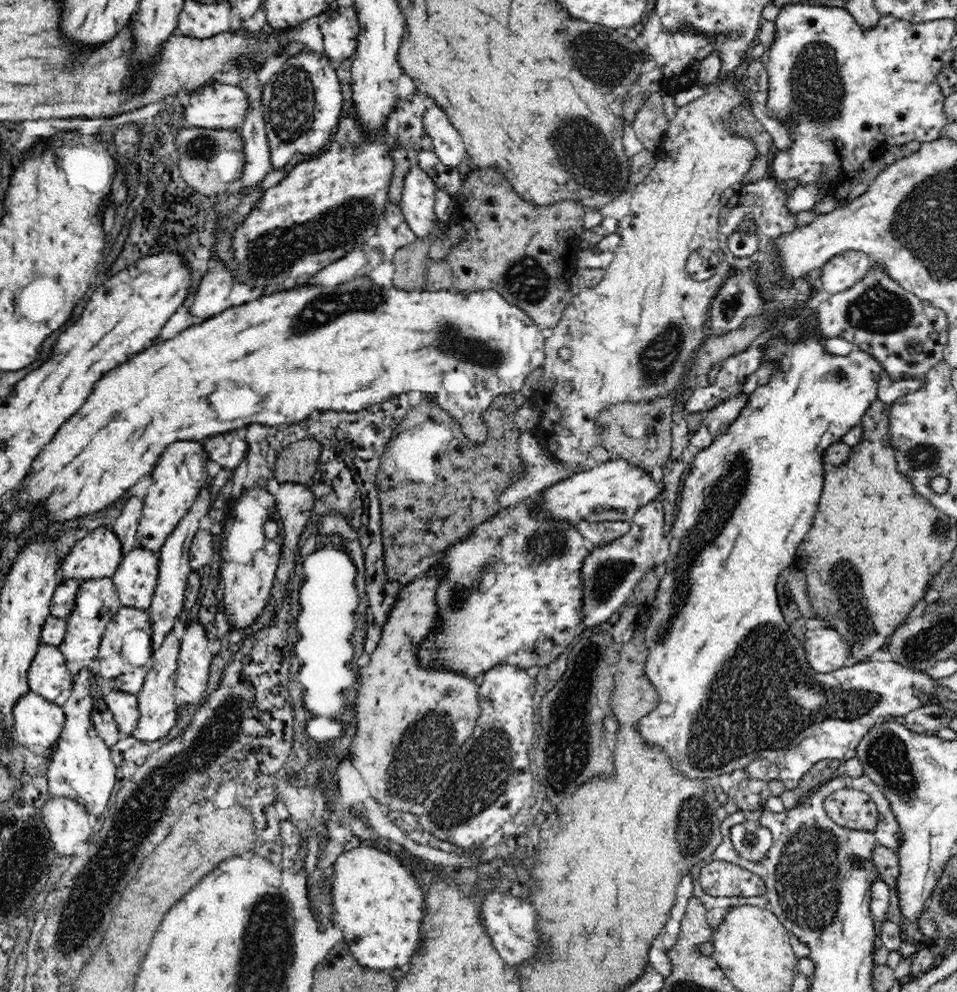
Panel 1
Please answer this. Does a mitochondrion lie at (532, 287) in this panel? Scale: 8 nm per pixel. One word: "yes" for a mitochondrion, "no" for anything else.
yes

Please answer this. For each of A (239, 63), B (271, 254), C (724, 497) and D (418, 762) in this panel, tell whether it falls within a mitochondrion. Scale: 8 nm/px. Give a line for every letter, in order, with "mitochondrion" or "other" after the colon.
A: other
B: mitochondrion
C: mitochondrion
D: mitochondrion

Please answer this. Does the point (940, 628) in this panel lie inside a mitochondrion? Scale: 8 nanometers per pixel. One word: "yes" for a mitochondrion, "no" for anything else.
yes

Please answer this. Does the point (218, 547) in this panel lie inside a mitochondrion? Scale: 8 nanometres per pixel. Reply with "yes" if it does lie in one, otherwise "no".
no

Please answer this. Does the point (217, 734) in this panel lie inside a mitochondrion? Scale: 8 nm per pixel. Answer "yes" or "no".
yes

